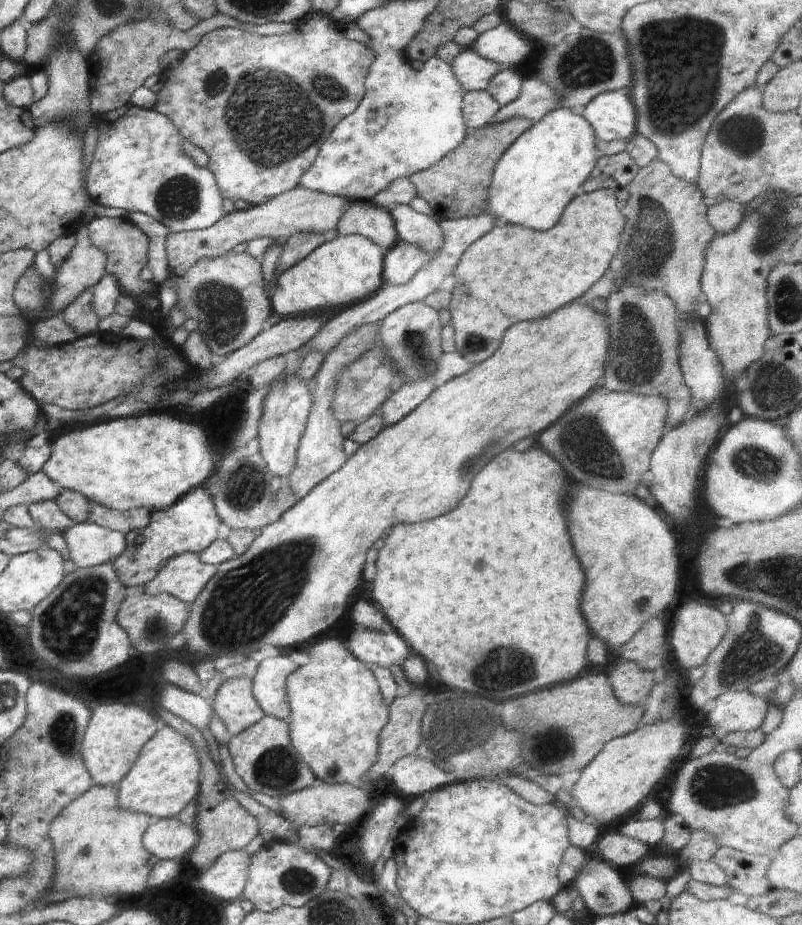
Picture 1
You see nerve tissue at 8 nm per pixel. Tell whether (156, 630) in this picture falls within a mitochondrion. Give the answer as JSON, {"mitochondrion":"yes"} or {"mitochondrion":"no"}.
{"mitochondrion":"yes"}

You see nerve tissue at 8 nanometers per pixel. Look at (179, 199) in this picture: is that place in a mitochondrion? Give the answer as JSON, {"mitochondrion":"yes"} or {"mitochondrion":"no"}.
{"mitochondrion":"yes"}

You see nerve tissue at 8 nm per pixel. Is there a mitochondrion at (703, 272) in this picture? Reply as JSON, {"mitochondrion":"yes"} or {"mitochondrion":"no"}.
{"mitochondrion":"no"}

